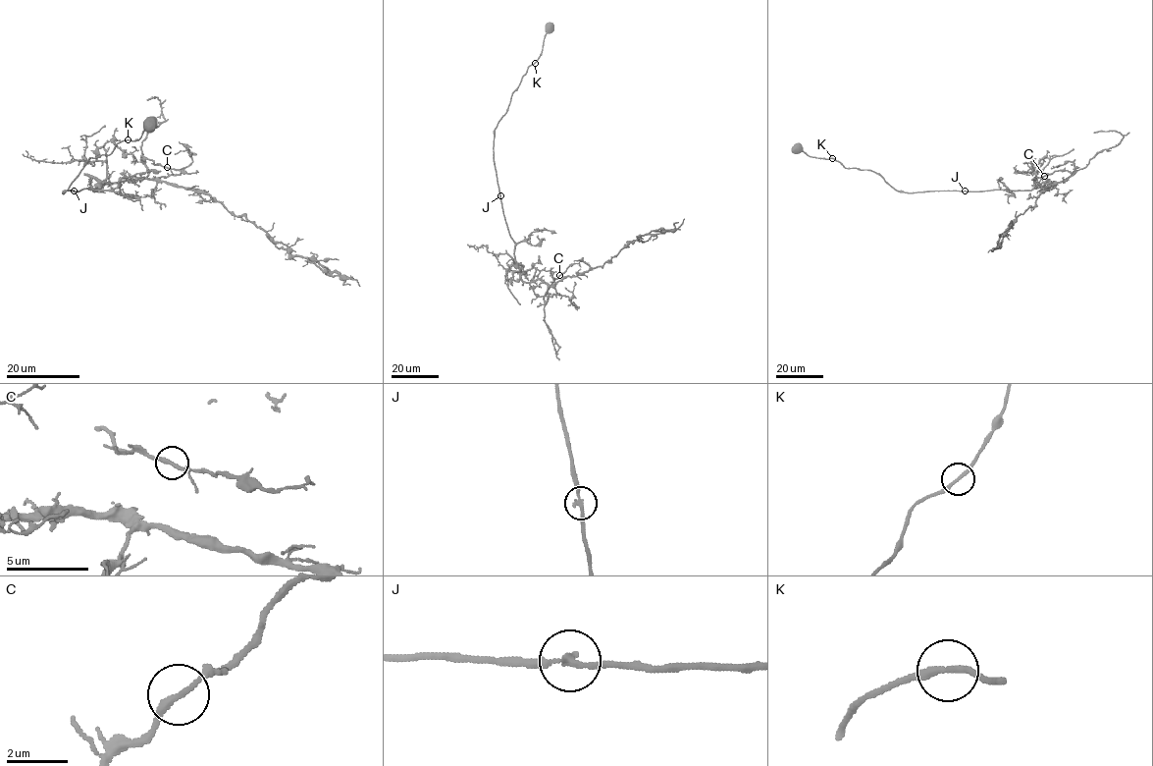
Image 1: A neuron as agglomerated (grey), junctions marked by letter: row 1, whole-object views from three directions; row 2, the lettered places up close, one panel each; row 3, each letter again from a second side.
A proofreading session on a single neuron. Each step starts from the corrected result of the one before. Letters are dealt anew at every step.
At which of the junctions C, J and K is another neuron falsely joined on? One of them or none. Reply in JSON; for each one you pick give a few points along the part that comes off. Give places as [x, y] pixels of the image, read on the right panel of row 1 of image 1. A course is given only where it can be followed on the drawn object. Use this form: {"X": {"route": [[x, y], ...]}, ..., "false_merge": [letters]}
{"false_merge": []}

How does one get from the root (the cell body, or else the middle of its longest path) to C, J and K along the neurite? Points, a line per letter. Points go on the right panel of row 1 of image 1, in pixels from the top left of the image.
C: (798, 148), (871, 170), (908, 192), (1030, 191), (1071, 173), (1044, 176)
J: (798, 148), (812, 157), (833, 158), (846, 168), (871, 170), (898, 191), (965, 191)
K: (798, 148), (812, 157), (831, 158)

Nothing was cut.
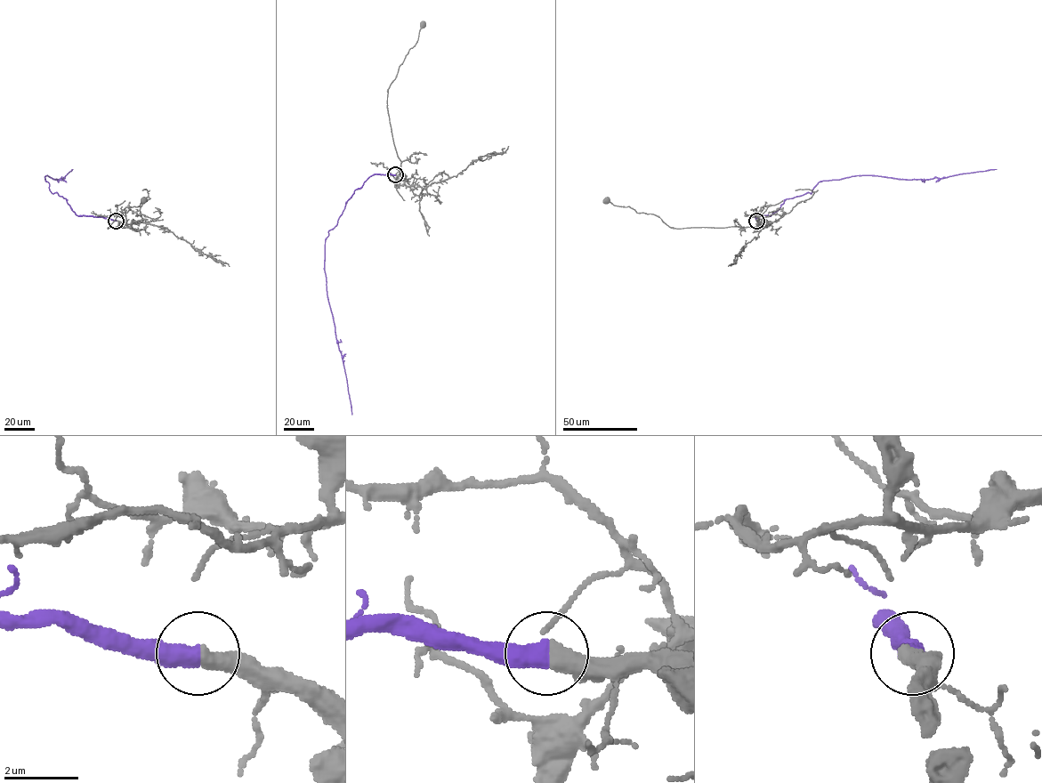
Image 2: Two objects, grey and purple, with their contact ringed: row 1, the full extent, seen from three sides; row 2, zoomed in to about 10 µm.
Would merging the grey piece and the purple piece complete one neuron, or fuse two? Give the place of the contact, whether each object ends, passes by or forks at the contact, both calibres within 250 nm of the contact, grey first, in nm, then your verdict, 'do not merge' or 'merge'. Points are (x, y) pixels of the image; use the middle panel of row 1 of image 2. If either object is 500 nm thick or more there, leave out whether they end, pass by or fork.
(395, 174) | 500/550 nm | merge

